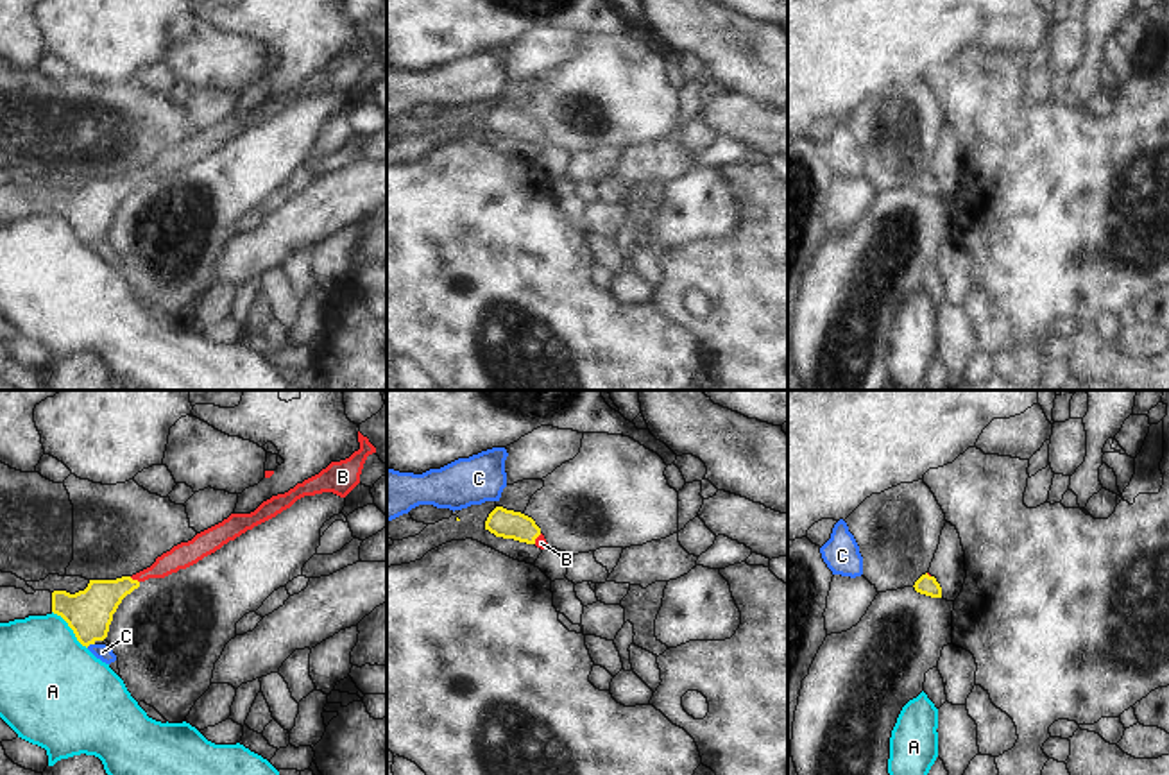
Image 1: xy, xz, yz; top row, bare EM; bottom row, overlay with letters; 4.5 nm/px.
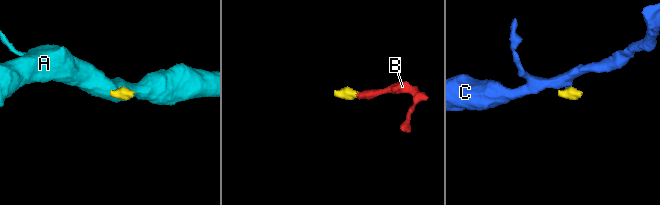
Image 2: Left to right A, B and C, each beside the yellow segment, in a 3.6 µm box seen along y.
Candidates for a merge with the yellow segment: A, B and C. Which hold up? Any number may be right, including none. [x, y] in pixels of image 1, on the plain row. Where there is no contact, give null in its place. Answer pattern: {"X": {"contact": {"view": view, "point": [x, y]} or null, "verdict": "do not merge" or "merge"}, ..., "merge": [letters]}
{"A": {"contact": {"view": "xy", "point": [70, 226]}, "verdict": "do not merge"}, "B": {"contact": {"view": "xy", "point": [135, 179]}, "verdict": "merge"}, "C": {"contact": {"view": "xy", "point": [90, 242]}, "verdict": "do not merge"}, "merge": ["B"]}

